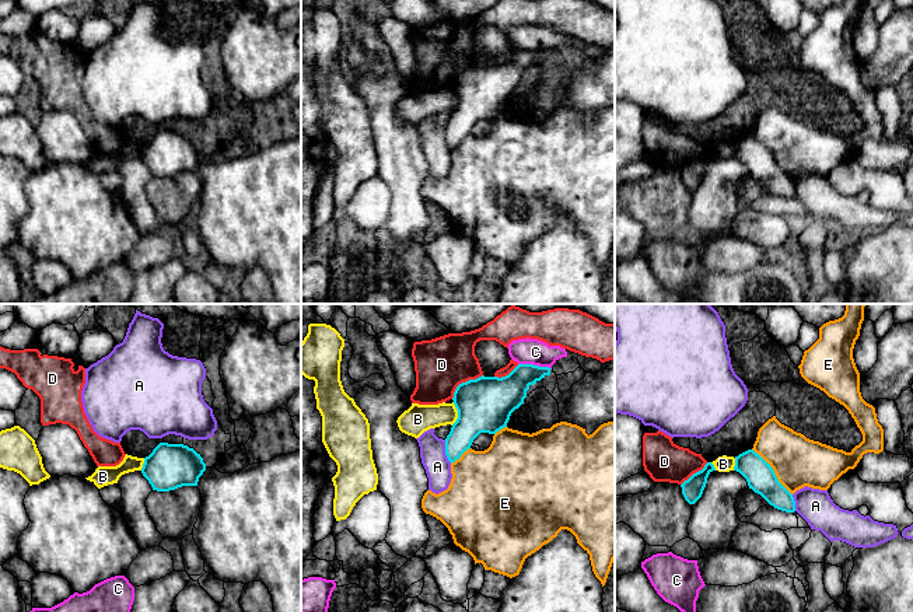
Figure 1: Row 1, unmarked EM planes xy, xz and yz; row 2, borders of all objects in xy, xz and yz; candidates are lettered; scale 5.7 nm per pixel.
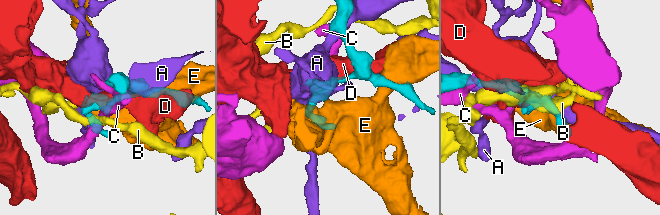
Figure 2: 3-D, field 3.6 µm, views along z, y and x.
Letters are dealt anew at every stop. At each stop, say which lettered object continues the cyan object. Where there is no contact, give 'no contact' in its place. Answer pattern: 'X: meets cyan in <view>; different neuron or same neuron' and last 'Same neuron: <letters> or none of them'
A: meets cyan in xz; different neuron
B: meets cyan in xz; different neuron
C: meets cyan in xz; different neuron
D: meets cyan in xz; different neuron
E: meets cyan in yz; different neuron
Same neuron: none of them

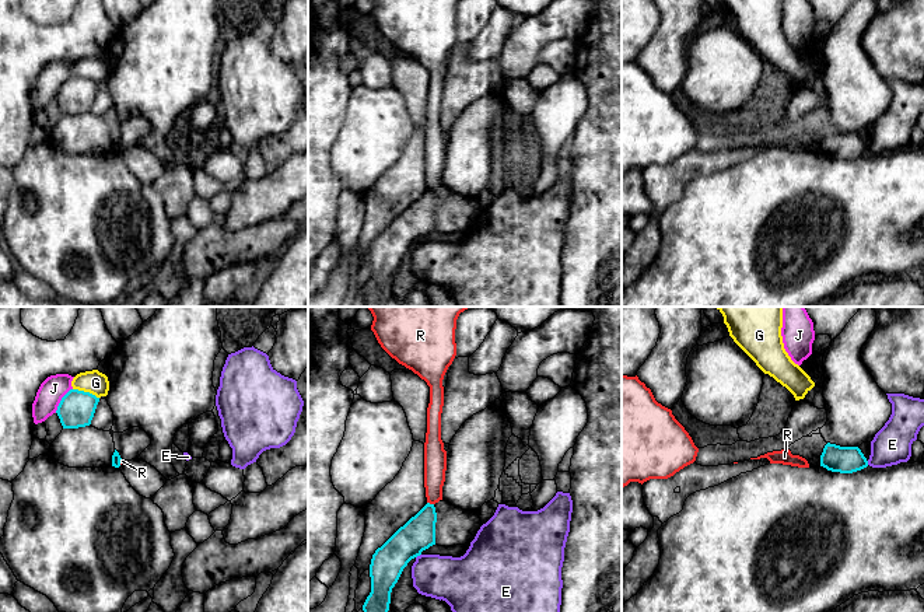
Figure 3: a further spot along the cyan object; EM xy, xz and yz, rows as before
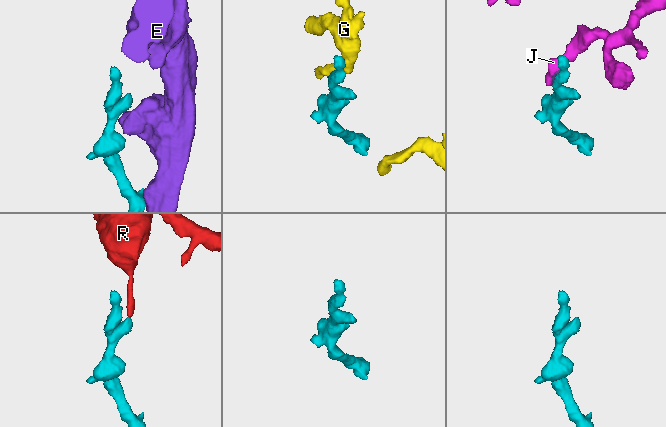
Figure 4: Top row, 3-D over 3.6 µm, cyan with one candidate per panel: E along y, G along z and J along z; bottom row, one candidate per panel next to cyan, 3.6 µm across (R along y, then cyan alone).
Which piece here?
E: meets cyan in xz; different neuron
G: meets cyan in xy; different neuron
J: meets cyan in xy; different neuron
R: meets cyan in xz; different neuron
Same neuron: none of them

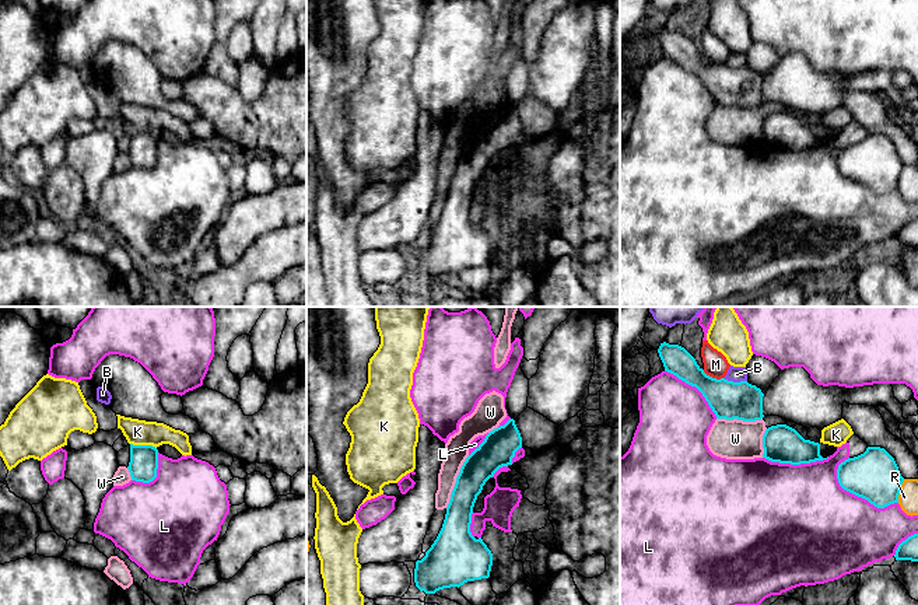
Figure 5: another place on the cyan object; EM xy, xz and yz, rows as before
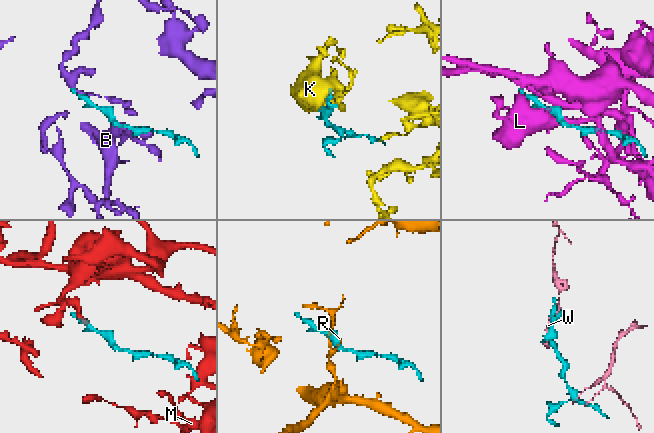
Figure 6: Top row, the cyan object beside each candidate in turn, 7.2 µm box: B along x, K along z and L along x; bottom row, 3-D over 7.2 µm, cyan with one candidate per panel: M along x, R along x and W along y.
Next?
B: meets cyan in yz; different neuron
K: meets cyan in xy; different neuron
L: meets cyan in yz; different neuron
M: meets cyan in yz; different neuron
R: meets cyan in yz; different neuron
W: meets cyan in xz; different neuron
Same neuron: none of them

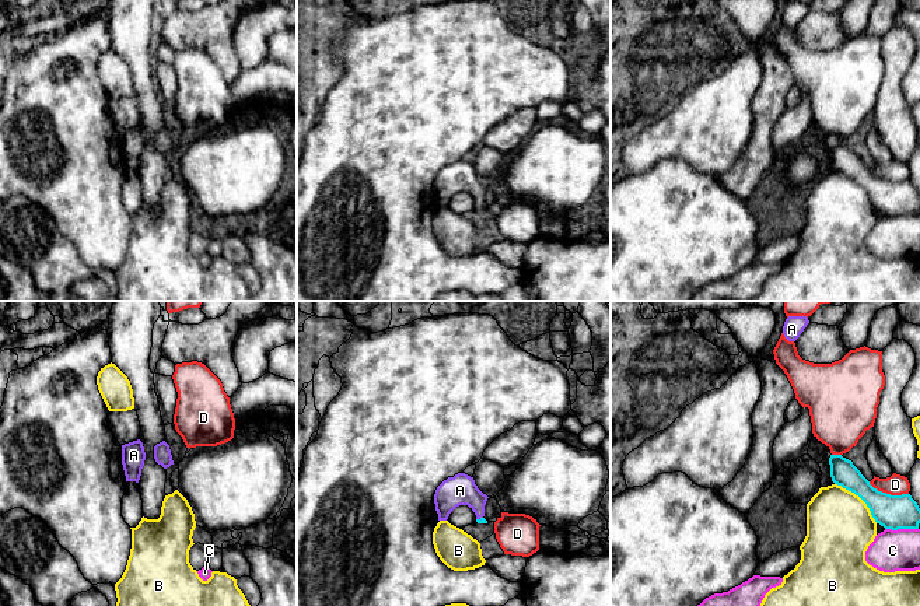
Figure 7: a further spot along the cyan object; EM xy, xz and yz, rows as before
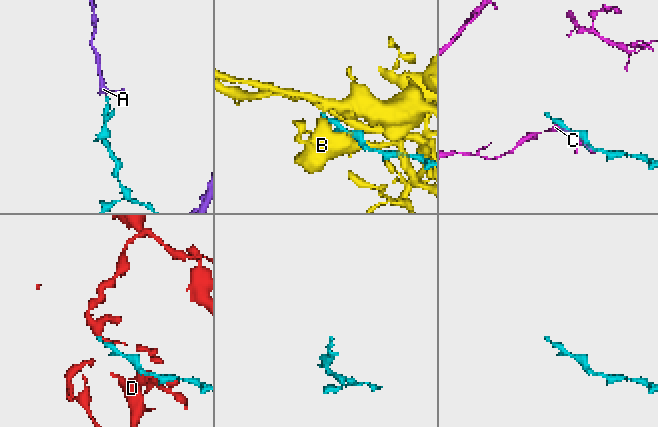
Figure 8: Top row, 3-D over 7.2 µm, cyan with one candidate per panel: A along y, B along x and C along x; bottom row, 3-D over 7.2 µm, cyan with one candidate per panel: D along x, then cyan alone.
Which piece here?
A: meets cyan in xz; same neuron
B: meets cyan in yz; different neuron
C: meets cyan in yz; different neuron
D: meets cyan in yz; different neuron
Same neuron: A

